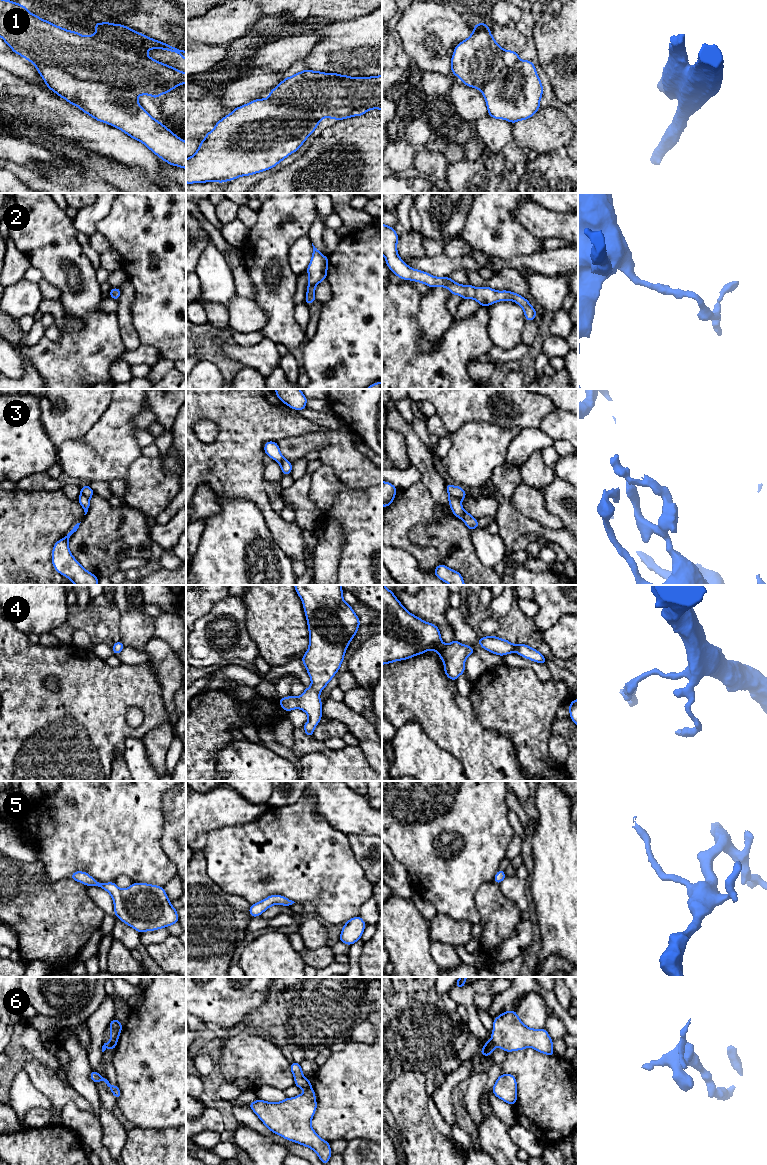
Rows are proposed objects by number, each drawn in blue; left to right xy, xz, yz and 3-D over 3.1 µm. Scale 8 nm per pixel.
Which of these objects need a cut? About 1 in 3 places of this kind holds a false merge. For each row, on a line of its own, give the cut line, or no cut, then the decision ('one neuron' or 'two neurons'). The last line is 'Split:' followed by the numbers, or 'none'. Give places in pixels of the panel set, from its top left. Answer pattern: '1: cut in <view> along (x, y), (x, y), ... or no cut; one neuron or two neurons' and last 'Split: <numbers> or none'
1: cut in xy along (28, 59), (73, 76), (127, 86), (136, 98); two neurons
2: no cut; one neuron
3: cut in yz along (449, 494), (460, 501); two neurons
4: no cut; one neuron
5: no cut; one neuron
6: cut in yz along (490, 1041), (495, 1046); two neurons
Split: 1, 3, 6

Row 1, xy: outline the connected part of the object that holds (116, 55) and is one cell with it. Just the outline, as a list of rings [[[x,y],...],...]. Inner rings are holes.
[[[0,0],[0,37],[15,54],[37,65],[49,65],[52,69],[61,69],[73,77],[89,77],[106,85],[129,87],[136,98],[149,95],[157,99],[177,86],[186,84],[185,72],[156,61],[146,54],[151,49],[162,49],[177,53],[186,60],[186,51],[121,24],[96,22],[95,30],[96,34],[84,36],[41,19],[30,13],[24,5]]]

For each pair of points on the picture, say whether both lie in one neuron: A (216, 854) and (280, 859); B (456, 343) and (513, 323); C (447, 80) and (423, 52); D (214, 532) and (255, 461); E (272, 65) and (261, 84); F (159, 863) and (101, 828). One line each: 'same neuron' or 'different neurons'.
A: same neuron
B: different neurons
C: different neurons
D: different neurons
E: different neurons
F: same neuron

